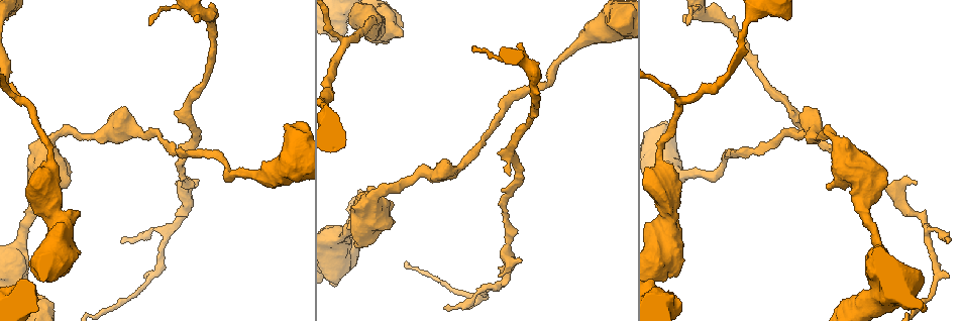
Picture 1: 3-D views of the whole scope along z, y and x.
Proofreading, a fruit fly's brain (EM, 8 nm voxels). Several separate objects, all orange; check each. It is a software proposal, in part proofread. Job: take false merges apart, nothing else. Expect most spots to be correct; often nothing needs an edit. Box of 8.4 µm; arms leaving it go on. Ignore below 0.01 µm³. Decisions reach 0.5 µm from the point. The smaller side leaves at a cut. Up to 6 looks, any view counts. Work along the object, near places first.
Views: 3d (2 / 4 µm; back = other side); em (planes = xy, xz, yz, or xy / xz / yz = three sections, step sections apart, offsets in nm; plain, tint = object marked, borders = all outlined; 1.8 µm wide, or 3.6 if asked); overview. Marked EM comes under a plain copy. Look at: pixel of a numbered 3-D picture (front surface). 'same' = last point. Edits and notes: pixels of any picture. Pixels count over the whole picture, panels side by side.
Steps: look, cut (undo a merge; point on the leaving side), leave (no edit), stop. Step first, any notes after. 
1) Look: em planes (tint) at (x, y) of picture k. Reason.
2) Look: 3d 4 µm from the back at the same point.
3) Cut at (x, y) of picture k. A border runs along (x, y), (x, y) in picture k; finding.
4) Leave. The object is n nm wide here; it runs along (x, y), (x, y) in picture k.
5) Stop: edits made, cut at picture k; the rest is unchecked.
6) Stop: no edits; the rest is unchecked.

Look: em planes (tint) at (452, 169) of picture 1. Thick turns thin.

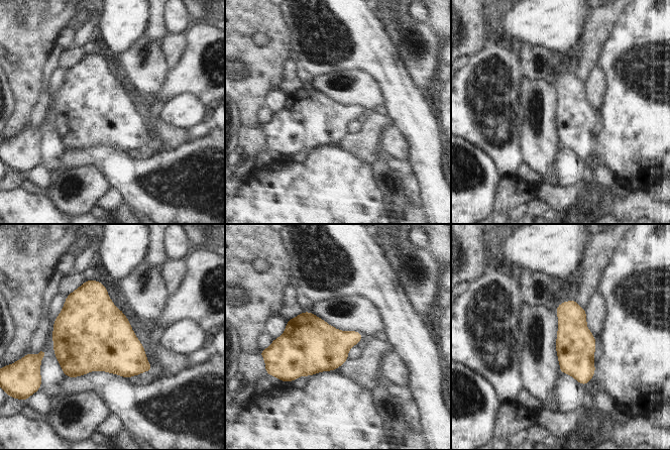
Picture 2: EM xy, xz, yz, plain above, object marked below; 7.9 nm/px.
Leave. The object is 320 nm wide here; continuous, no second neuron.

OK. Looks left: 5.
Look: em 3.6 µm planes (borders) at (348, 43) of picture 1. Three-way junction.

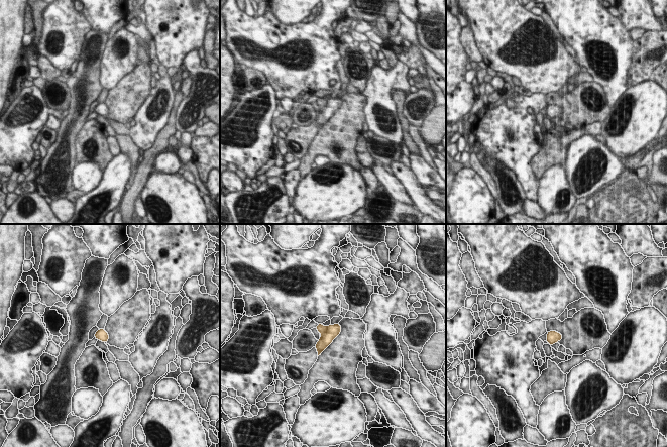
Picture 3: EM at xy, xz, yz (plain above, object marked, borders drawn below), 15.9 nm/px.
Cut at (321, 328) of picture 3. A border runs along (327, 327), (322, 334) in picture 3; two neurons meet here.

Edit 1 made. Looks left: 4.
Look: overview. See it whole again.

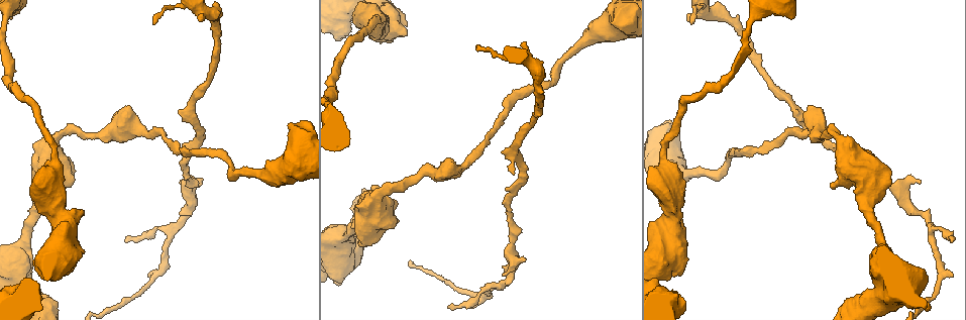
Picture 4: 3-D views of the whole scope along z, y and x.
Look: em 3.6 µm xz step 4 (tint) at (178, 228) of picture 4. Three-way junction.

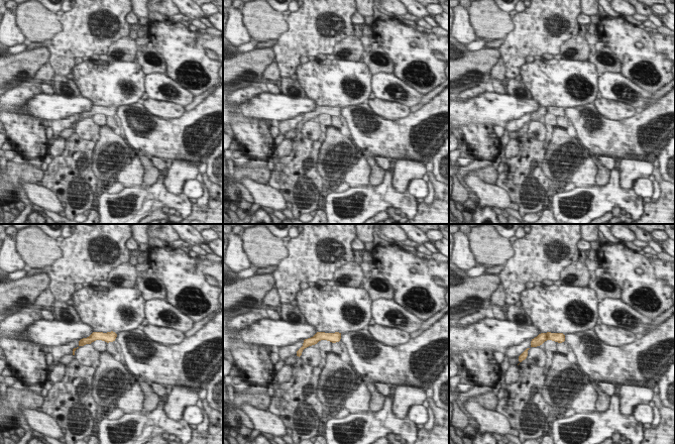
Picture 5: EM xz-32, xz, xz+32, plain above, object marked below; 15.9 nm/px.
Look: em 3.6 µm planes (tint) at the same point.

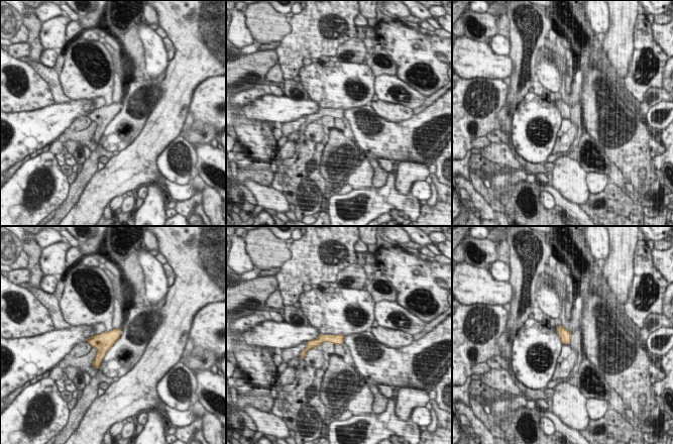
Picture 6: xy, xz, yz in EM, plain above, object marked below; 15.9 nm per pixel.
Leave. It runs along (341, 337), (321, 338), (311, 345) in picture 6; all the same neuron.

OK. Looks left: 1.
Stop: edits made, cut at picture 3; the rest is unchecked.

